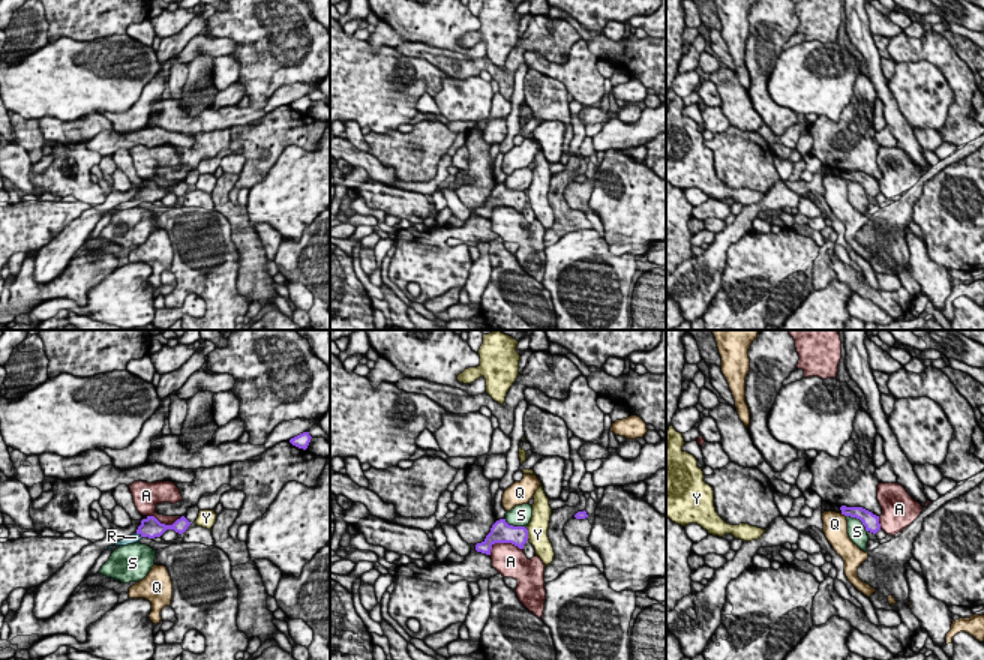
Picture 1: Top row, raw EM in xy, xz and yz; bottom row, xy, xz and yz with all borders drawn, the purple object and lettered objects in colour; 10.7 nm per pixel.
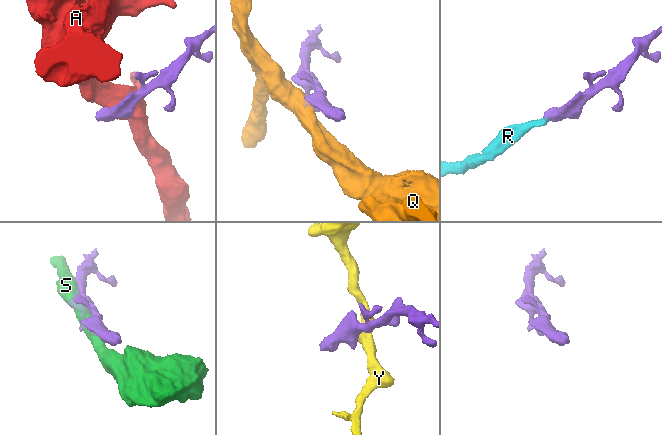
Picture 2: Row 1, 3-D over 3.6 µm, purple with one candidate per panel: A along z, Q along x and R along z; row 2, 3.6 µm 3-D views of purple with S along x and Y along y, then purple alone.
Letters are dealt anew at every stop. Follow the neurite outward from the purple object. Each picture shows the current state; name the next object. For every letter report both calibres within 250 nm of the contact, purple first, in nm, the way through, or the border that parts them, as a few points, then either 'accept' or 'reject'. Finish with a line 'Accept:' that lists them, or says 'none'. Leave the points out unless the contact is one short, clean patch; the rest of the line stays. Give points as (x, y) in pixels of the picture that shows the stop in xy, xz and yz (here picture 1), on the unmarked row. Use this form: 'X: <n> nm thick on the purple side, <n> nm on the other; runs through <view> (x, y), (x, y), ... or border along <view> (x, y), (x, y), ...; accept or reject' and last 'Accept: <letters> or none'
A: 220 nm thick on the purple side, 340 nm on the other; reject
Q: 140 nm thick on the purple side, 260 nm on the other; border along yz (840, 177), (845, 180); reject
R: 220 nm thick on the purple side, 100 nm on the other; runs through xy (150, 191), (138, 197), (135, 201); accept
S: 170 nm thick on the purple side, 190 nm on the other; reject
Y: 220 nm thick on the purple side, 220 nm on the other; border along xz (525, 192), (528, 203); reject
Accept: R

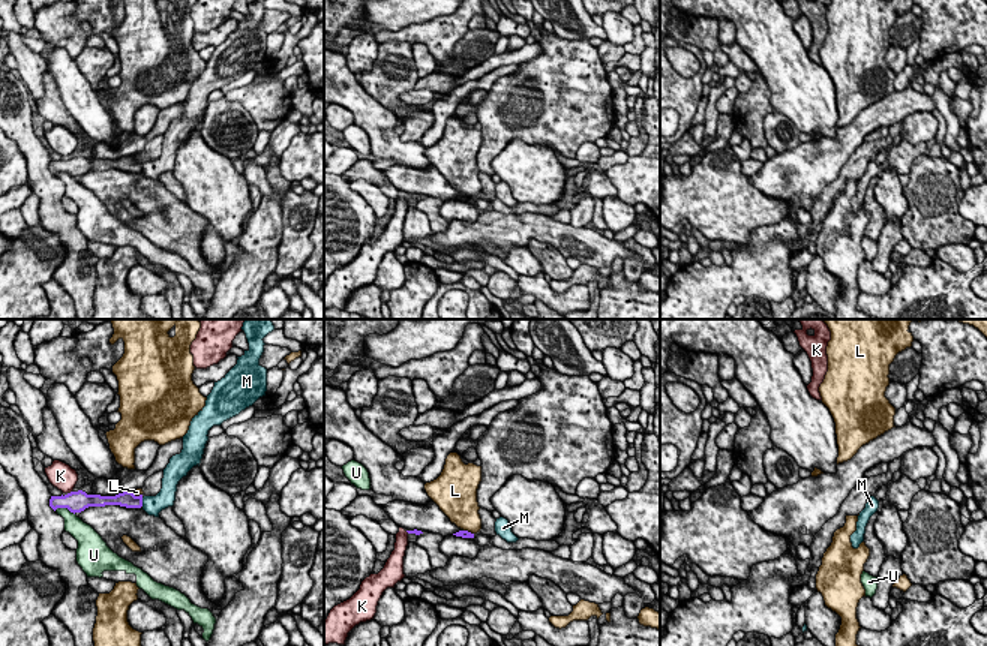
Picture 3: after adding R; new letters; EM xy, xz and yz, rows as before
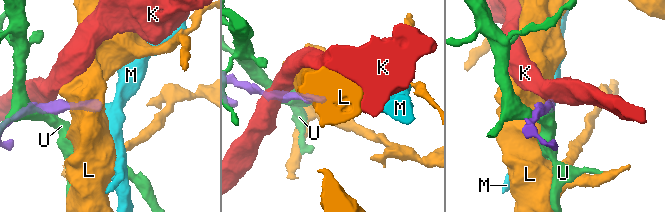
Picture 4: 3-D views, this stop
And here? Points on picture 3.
K: 220 nm thick on the purple side, 280 nm on the other; border along xy (71, 155), (68, 158); reject
L: 170 nm thick on the purple side, 70 nm on the other; reject
M: 170 nm thick on the purple side, 200 nm on the other; border along xy (141, 162), (143, 170); reject
U: 220 nm thick on the purple side, 200 nm on the other; border along xy (54, 174), (68, 173), (74, 179); reject
Accept: none

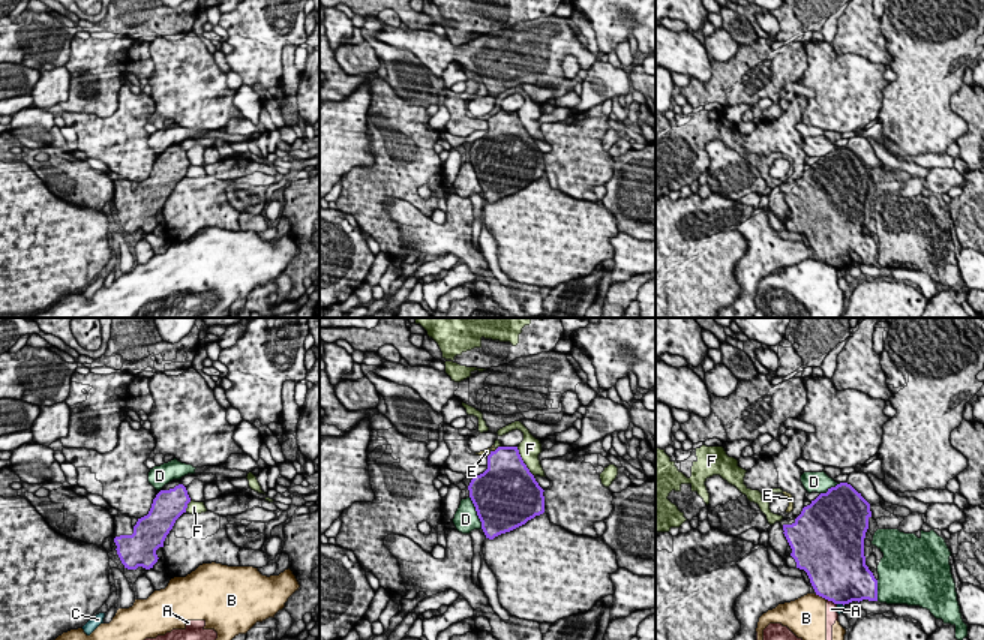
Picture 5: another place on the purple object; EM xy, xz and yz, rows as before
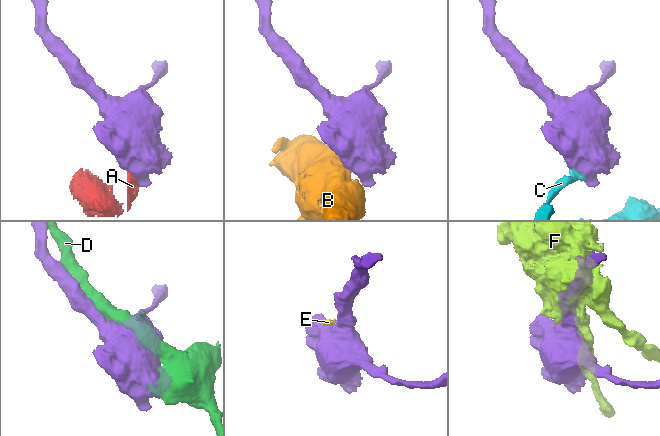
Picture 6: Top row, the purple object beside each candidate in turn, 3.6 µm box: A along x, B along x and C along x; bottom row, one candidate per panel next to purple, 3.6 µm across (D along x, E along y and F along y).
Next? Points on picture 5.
A: 550 nm thick on the purple side, 130 nm on the other; reject
B: 500 nm thick on the purple side, 380 nm on the other; border along yz (815, 258), (825, 264); reject
C: 500 nm thick on the purple side, 100 nm on the other; border along yz (837, 267), (843, 270); reject
D: 500 nm thick on the purple side, 260 nm on the other; reject
E: 420 nm thick on the purple side, 60 nm on the other; border along xz (497, 113), (488, 120); reject
F: 500 nm thick on the purple side, 240 nm on the other; reject
Accept: none

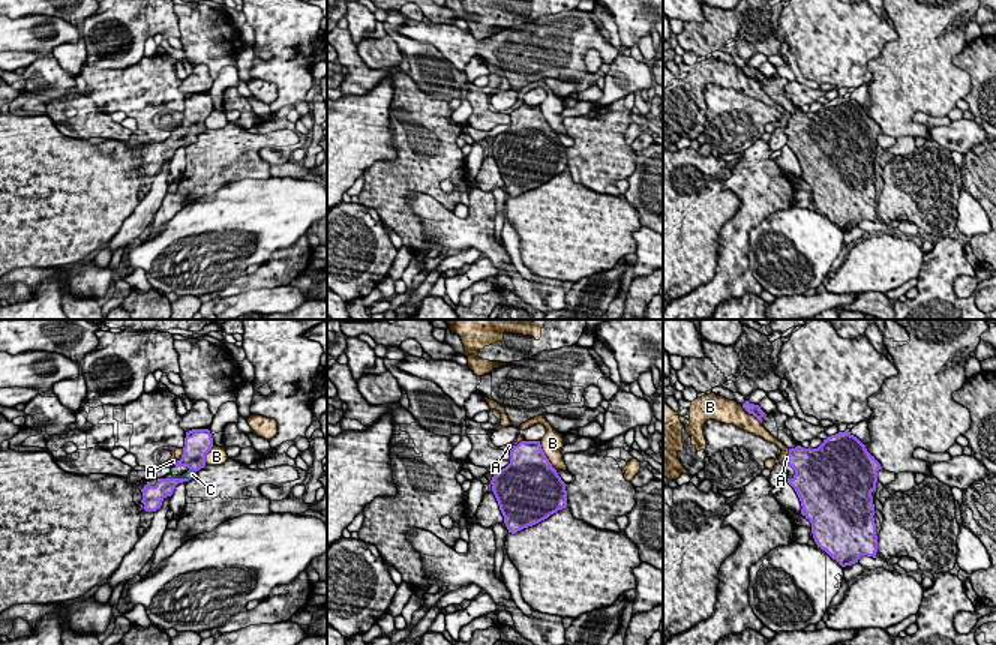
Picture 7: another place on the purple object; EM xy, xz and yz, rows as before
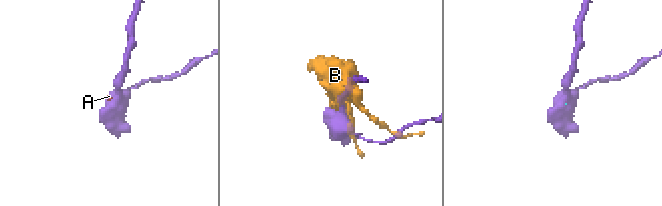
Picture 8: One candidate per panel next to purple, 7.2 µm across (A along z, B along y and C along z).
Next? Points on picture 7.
A: 260 nm thick on the purple side, 70 nm on the other; border along xy (182, 122), (173, 128); reject
B: 500 nm thick on the purple side, 240 nm on the other; reject
C: 200 nm thick on the purple side, 100 nm on the other; accept
Accept: C

